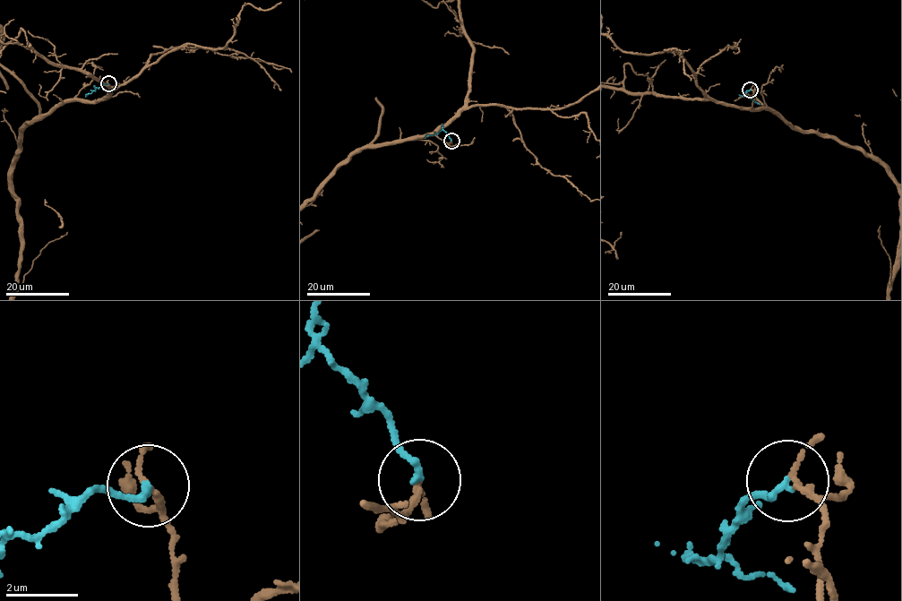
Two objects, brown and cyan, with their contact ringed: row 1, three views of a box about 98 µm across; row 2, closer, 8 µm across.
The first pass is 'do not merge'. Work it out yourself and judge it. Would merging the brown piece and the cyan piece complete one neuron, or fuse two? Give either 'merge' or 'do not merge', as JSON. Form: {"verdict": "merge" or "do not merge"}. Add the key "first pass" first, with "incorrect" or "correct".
{"first pass": "correct", "verdict": "do not merge"}

